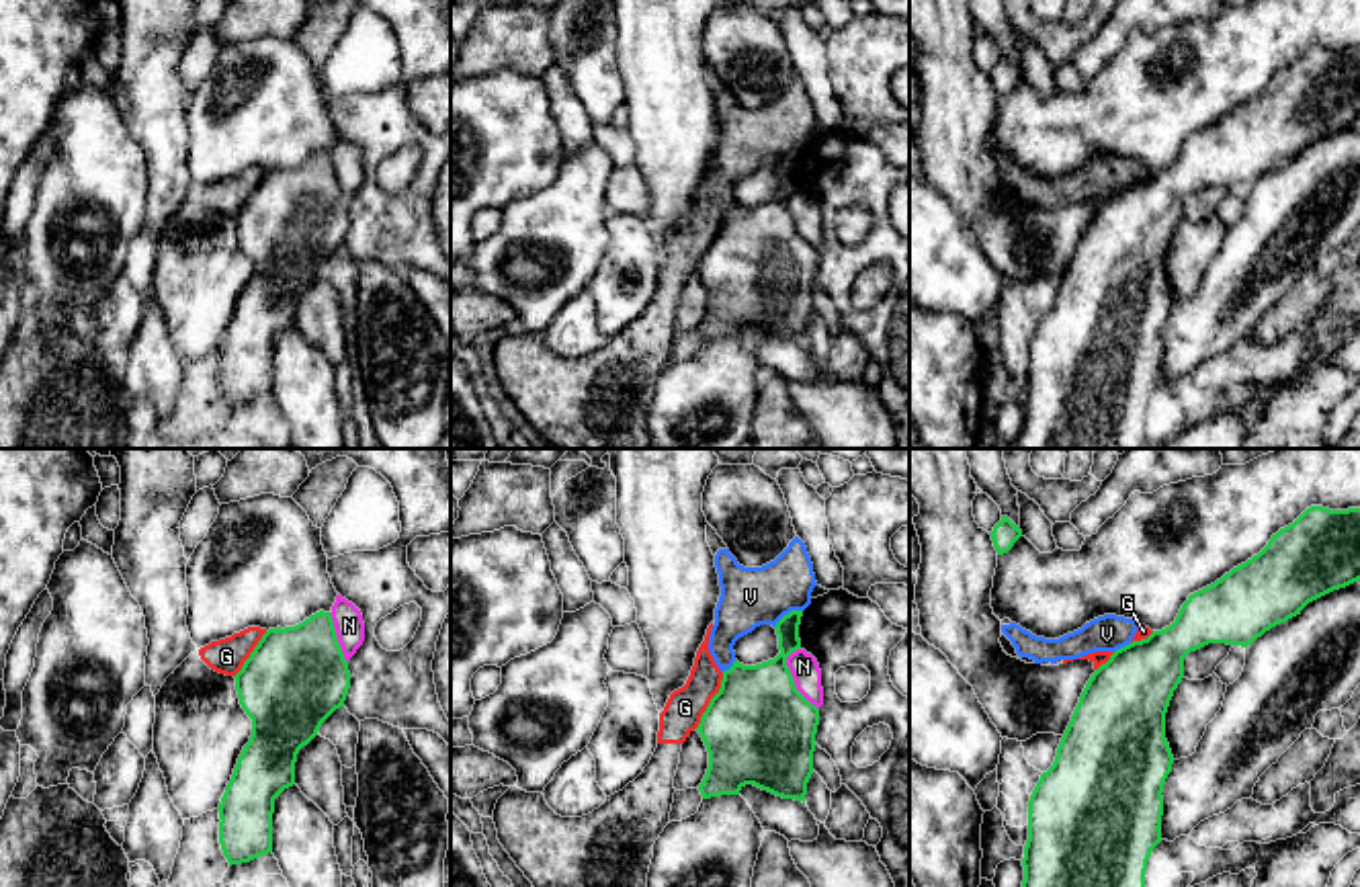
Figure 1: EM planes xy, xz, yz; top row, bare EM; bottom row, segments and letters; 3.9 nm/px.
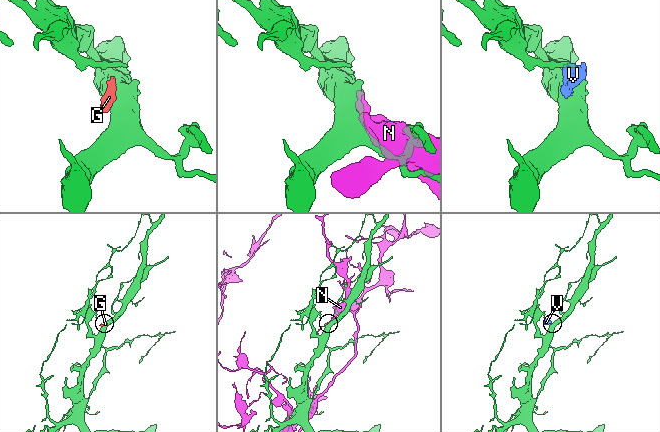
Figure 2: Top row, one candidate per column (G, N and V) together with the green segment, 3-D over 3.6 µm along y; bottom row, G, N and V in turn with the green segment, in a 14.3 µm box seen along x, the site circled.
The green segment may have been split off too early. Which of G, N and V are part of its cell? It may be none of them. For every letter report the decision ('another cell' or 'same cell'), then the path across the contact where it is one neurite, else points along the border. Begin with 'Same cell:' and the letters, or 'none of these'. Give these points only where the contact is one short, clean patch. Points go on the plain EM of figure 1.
Same cell: none of these
G: another cell; border along xz (724, 214), (719, 232), (695, 269)
N: another cell
V: another cell

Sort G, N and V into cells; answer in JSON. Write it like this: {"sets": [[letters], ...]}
{"sets": [["G", "V"], ["N"]]}

